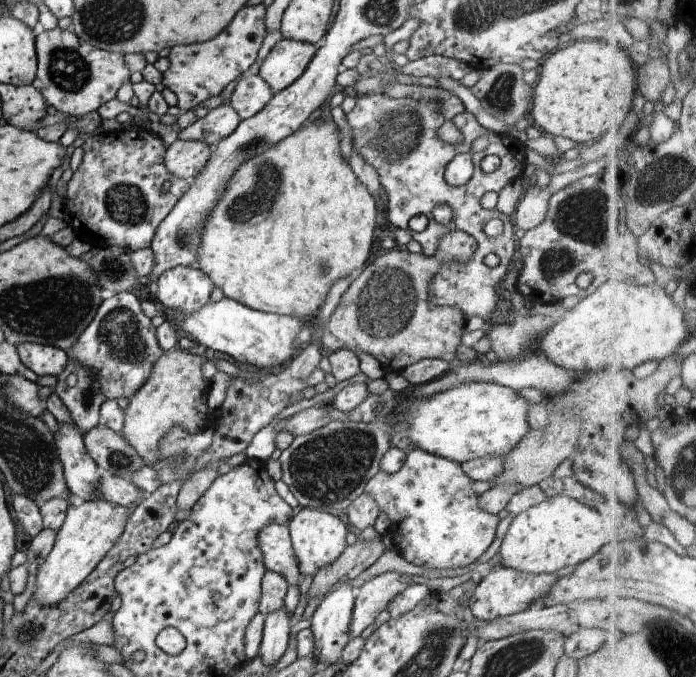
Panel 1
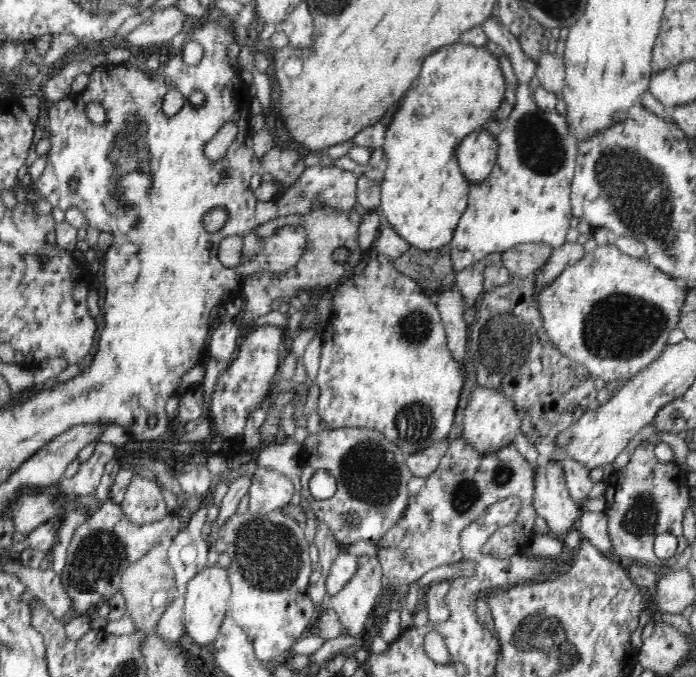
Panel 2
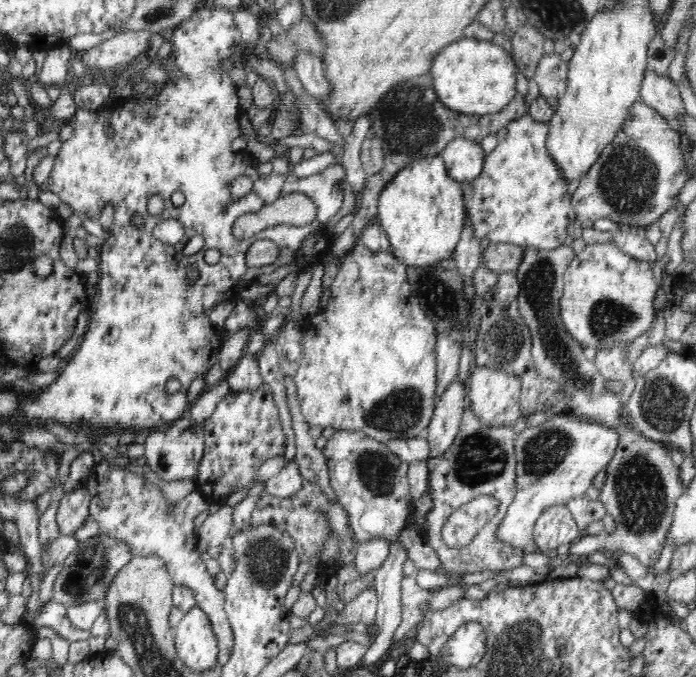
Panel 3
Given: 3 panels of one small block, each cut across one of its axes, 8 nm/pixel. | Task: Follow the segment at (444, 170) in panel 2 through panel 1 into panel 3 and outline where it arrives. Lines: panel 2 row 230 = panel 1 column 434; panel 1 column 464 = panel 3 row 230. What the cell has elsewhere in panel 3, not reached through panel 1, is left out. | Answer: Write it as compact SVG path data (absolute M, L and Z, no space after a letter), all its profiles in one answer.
M440 154L412 160L384 186L378 200L377 217L379 225L387 234L391 253L402 264L416 267L436 266L440 260L452 259L456 244L461 237L466 216L463 189L465 184L448 176L444 159Z

